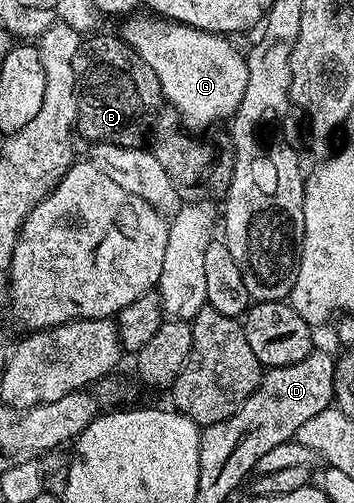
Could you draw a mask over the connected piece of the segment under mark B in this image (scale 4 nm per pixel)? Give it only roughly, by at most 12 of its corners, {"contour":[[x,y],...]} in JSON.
{"contour":[[114,35],[74,58],[77,134],[142,147],[164,107],[152,65]]}

